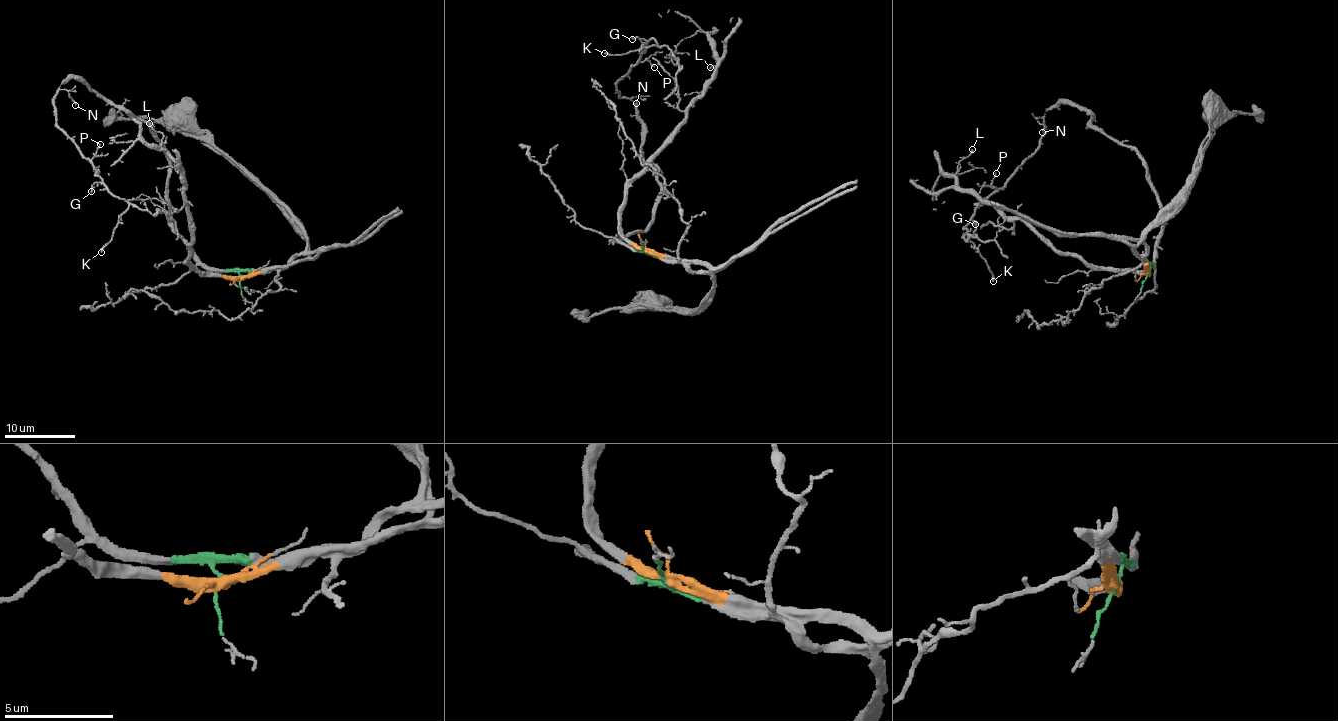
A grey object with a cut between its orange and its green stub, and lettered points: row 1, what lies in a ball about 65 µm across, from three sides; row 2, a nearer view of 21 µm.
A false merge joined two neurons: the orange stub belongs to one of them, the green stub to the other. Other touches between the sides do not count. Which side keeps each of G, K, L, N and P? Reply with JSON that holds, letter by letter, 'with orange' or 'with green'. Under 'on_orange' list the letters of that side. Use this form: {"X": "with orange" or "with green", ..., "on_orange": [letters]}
{"G": "with green", "K": "with green", "L": "with orange", "N": "with green", "P": "with green", "on_orange": ["L"]}

